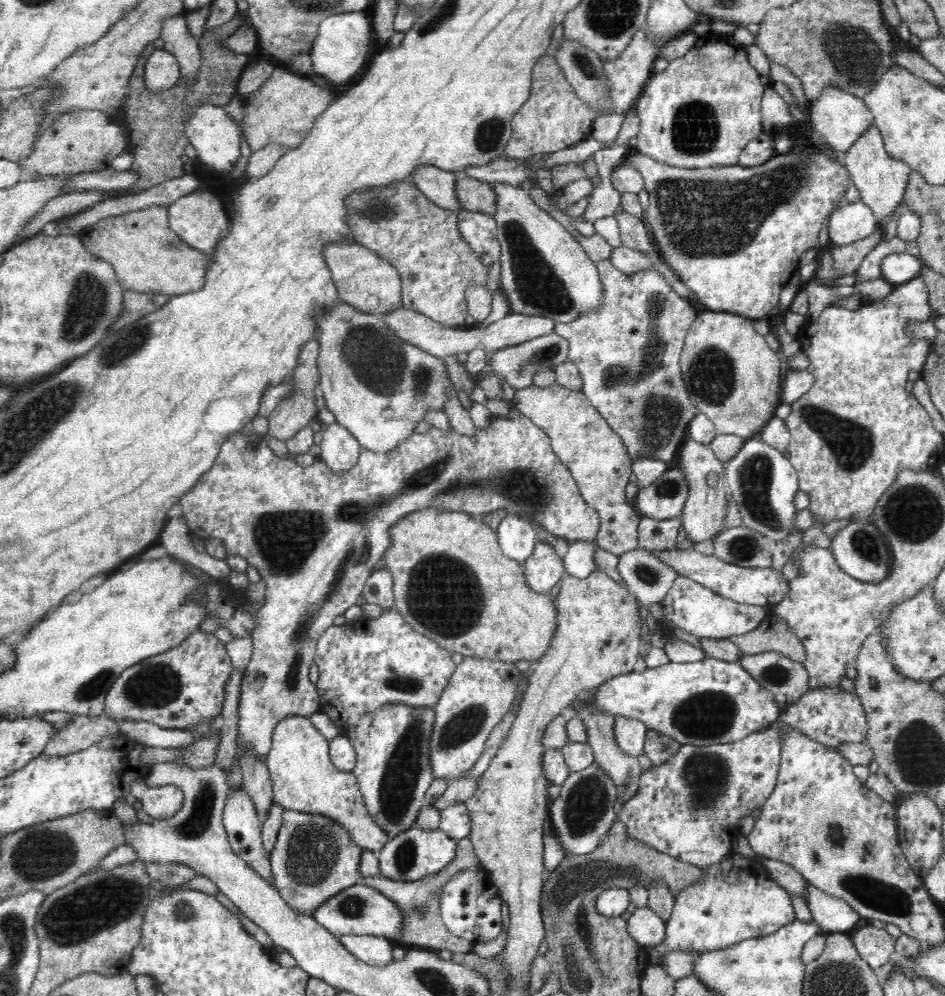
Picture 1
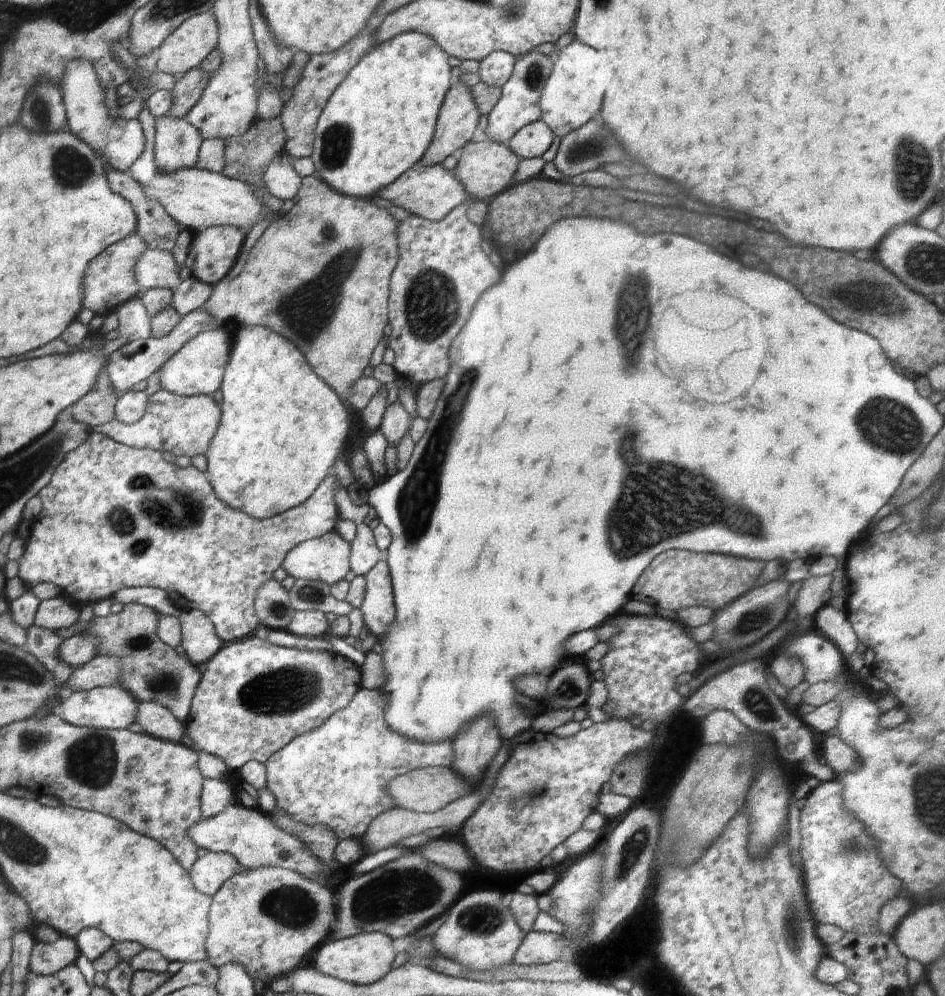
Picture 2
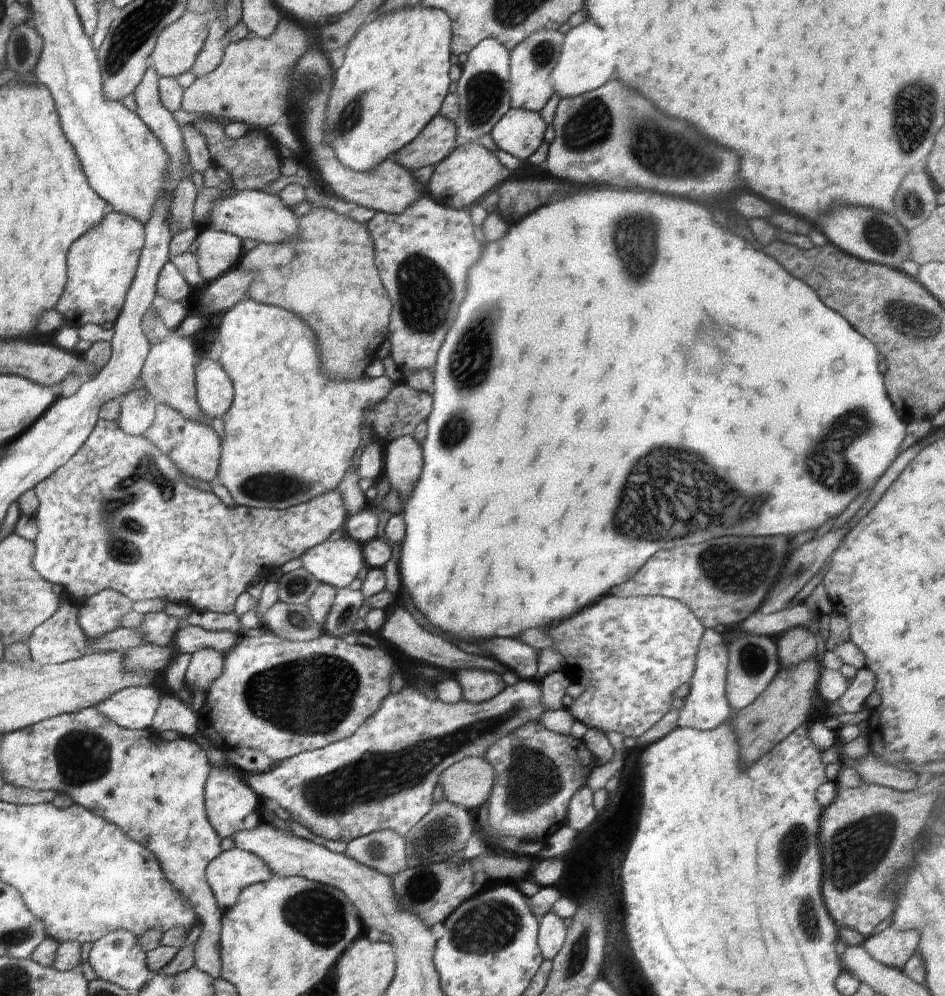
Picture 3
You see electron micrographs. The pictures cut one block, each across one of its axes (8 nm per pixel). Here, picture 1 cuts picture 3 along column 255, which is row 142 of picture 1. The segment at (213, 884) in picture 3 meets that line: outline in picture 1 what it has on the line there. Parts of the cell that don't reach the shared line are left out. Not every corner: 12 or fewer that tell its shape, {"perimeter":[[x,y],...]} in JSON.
{"perimeter":[[874,124],[840,158],[882,228],[902,202],[908,163]]}

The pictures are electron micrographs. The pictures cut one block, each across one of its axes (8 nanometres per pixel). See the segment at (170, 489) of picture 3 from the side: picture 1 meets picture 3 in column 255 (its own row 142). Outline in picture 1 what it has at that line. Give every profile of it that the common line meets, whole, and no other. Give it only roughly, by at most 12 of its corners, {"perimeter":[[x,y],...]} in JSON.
{"perimeter":[[552,53],[537,60],[504,157],[590,138],[600,109],[576,95]]}

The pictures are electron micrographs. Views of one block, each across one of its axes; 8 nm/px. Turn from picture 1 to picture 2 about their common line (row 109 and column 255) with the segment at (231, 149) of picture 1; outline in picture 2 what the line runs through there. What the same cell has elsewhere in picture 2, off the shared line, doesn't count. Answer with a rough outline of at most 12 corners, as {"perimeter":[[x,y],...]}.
{"perimeter":[[155,67],[135,116],[147,150],[130,175],[193,235],[211,226],[248,232],[272,213],[248,182],[194,168],[160,172],[148,110]]}

